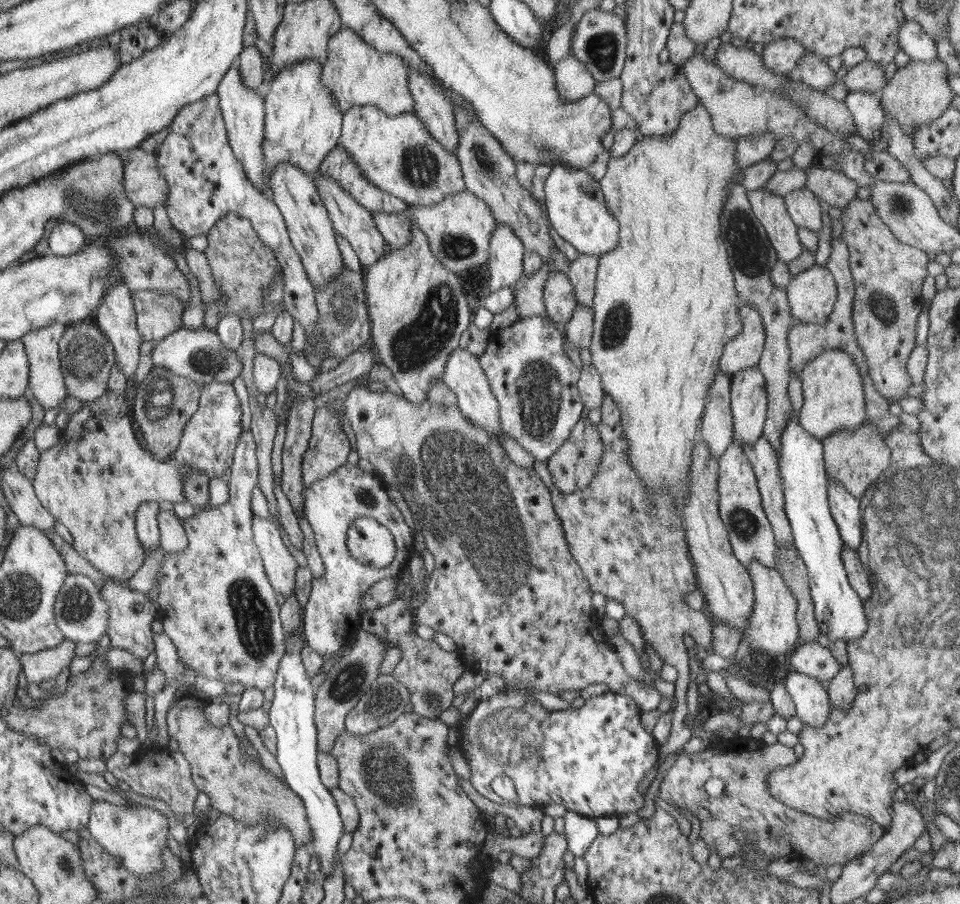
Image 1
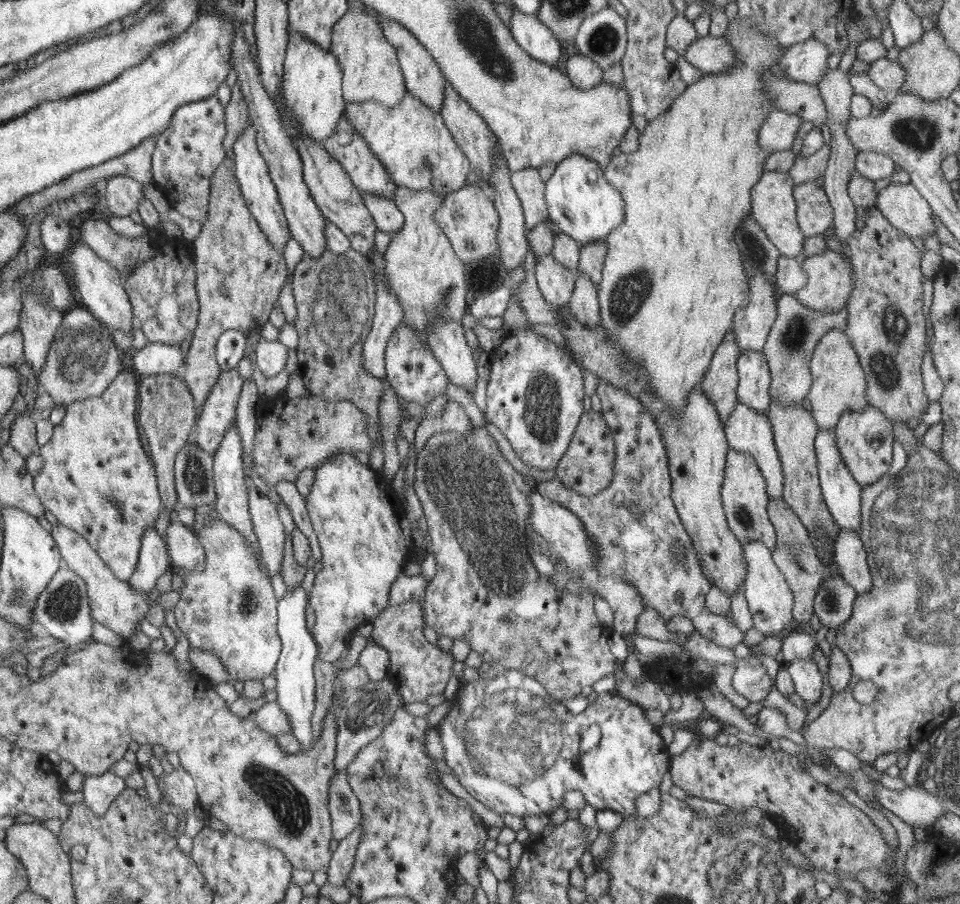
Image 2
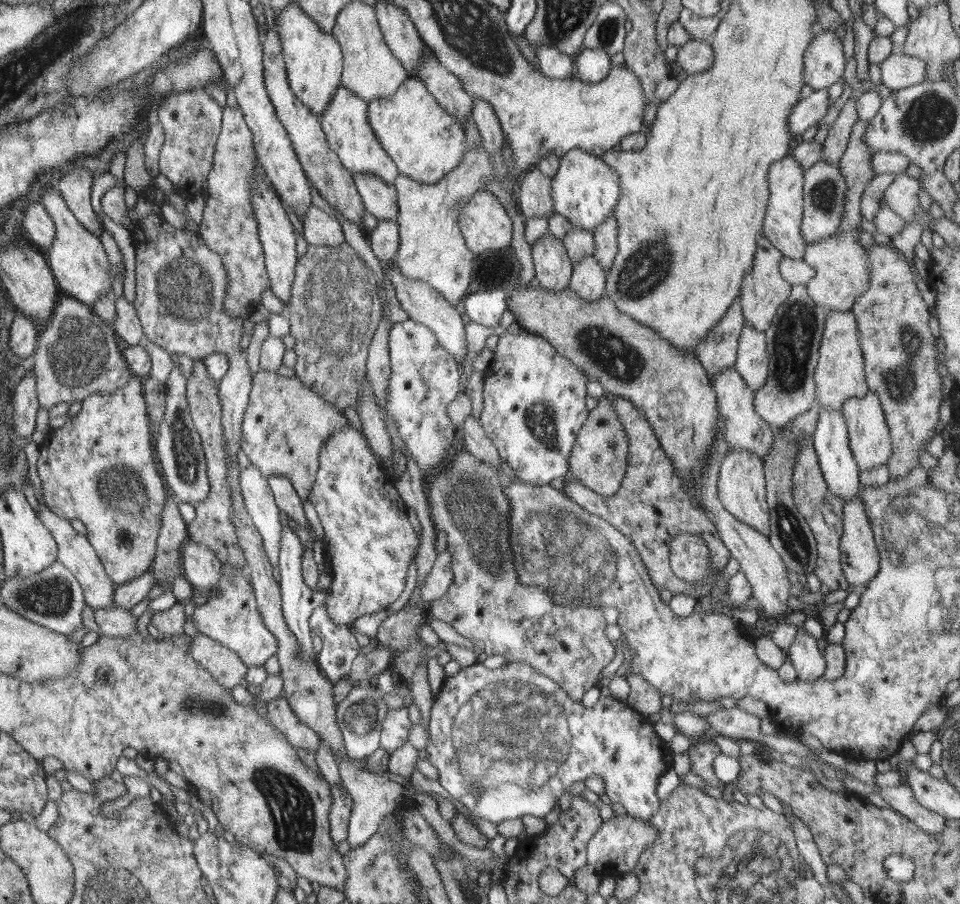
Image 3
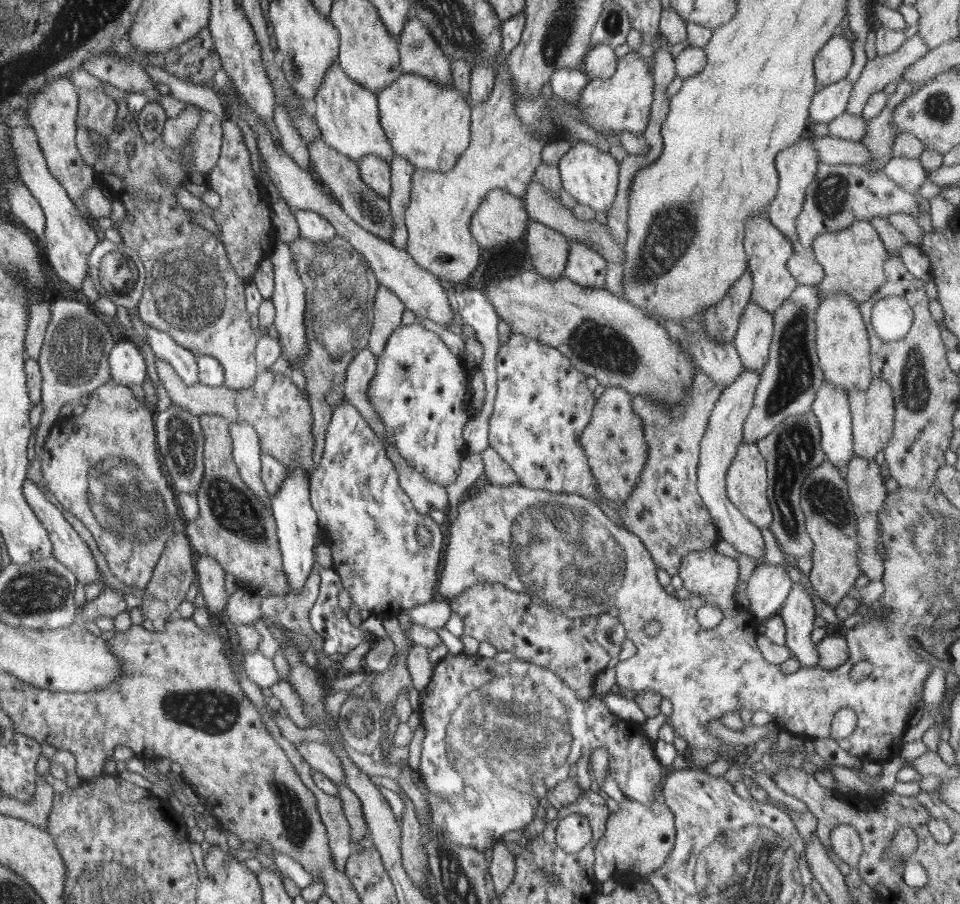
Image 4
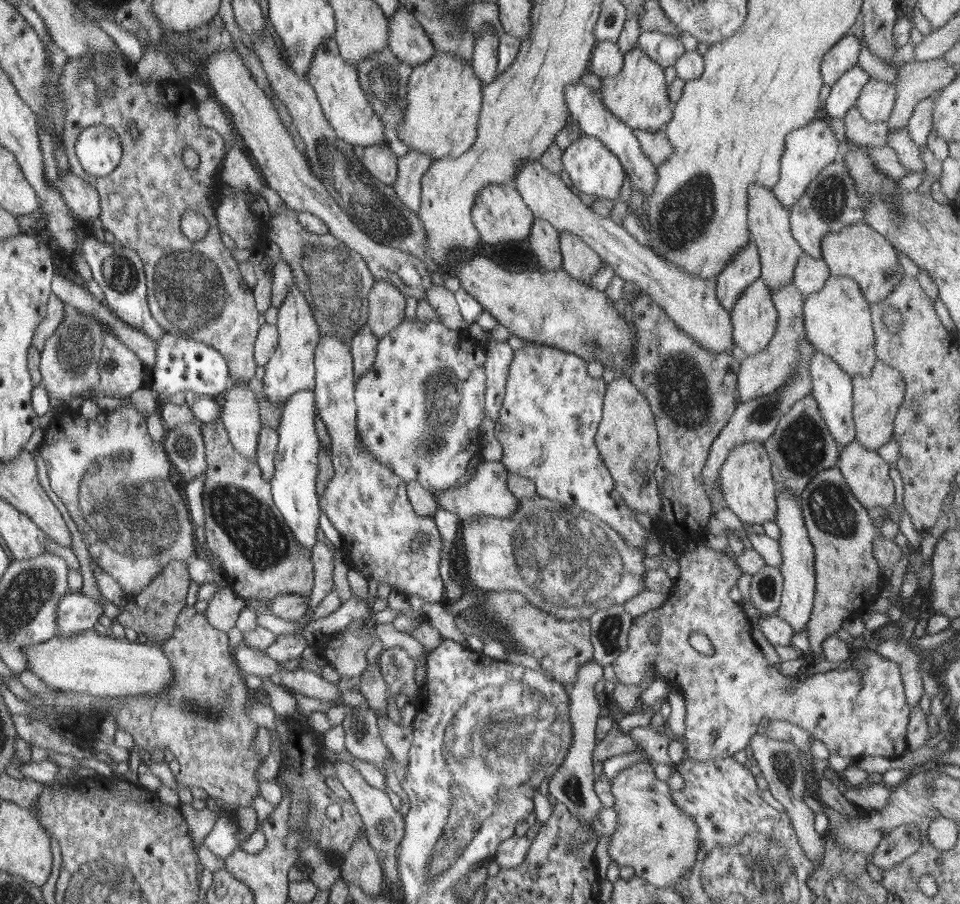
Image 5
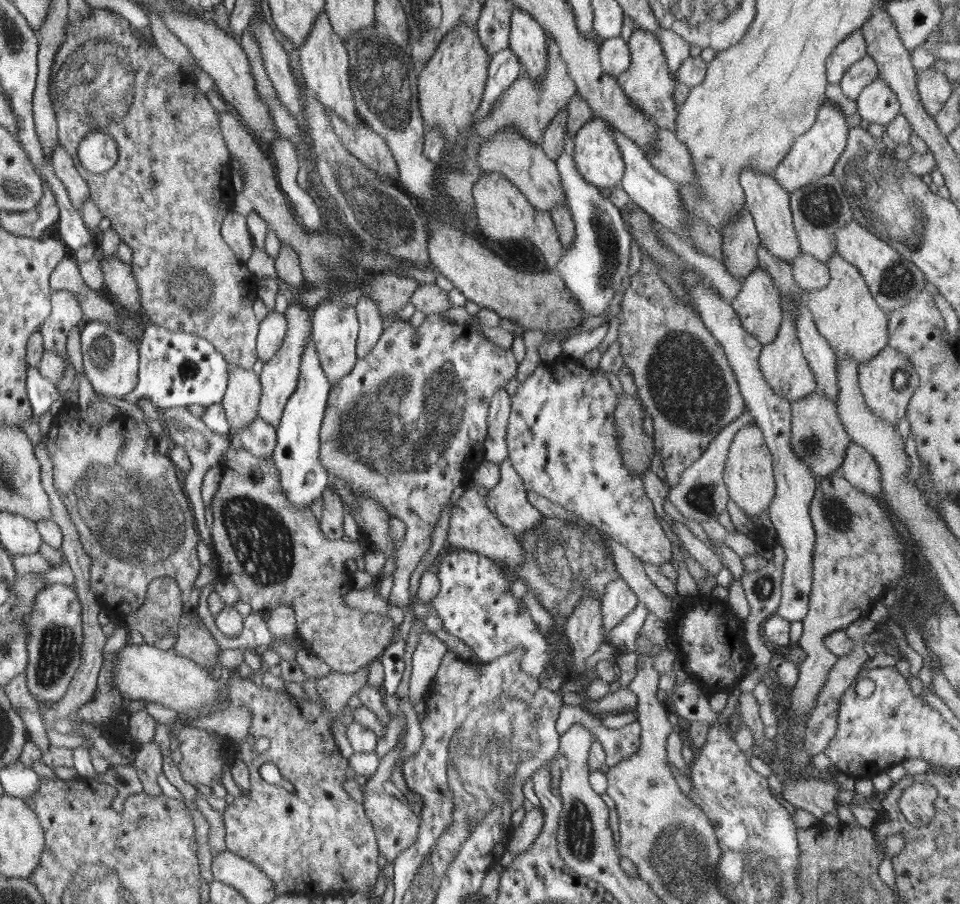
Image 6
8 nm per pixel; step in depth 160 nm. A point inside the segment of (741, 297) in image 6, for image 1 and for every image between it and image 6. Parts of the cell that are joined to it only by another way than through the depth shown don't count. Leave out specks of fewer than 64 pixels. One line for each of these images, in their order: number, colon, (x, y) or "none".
1: (749, 402)
2: (754, 383)
3: (752, 363)
4: (752, 341)
5: (754, 320)

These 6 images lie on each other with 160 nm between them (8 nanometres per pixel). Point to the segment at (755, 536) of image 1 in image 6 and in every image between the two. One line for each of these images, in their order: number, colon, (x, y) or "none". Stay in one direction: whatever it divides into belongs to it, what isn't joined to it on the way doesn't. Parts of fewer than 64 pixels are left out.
2: (744, 490)
3: (741, 486)
4: (746, 479)
5: (749, 490)
6: (749, 477)

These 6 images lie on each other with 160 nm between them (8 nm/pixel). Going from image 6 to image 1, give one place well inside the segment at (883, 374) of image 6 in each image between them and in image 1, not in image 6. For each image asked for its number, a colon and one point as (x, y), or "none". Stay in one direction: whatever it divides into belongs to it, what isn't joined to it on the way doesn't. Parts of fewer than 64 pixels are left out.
1: (856, 459)
2: (864, 438)
3: (869, 439)
4: (873, 409)
5: (876, 400)

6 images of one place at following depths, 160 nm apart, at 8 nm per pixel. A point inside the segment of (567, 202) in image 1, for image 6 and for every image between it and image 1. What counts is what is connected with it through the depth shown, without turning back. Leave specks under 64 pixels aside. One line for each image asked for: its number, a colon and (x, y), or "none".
2: (581, 203)
3: (585, 189)
4: (591, 176)
5: (589, 167)
6: (598, 158)

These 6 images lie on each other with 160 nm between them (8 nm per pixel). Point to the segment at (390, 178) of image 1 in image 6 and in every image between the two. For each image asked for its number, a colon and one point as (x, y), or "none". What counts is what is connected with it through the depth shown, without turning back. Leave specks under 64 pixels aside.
2: (420, 152)
3: (426, 143)
4: (429, 125)
5: (445, 99)
6: (451, 84)

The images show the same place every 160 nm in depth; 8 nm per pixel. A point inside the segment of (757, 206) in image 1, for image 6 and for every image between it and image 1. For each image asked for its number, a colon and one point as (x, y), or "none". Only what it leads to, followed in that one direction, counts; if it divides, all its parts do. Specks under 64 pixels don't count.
2: (774, 208)
3: (782, 223)
4: (797, 165)
5: (808, 150)
6: (813, 155)

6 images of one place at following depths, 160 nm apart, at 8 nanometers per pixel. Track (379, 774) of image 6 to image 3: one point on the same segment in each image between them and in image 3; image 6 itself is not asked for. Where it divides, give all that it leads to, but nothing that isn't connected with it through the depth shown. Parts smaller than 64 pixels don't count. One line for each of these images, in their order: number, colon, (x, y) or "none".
3: (279, 713)
4: (321, 757)
5: (384, 825)

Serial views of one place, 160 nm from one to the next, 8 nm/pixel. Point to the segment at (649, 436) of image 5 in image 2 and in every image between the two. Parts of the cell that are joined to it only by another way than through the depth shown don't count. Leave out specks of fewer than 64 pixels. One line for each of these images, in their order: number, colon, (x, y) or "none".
2: (587, 466)
3: (598, 459)
4: (613, 441)

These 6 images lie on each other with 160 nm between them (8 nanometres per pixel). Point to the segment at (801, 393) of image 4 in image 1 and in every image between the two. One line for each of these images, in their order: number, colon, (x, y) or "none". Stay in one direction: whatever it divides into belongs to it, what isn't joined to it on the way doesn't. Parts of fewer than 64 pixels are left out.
1: (806, 341)
2: (797, 330)
3: (794, 337)

